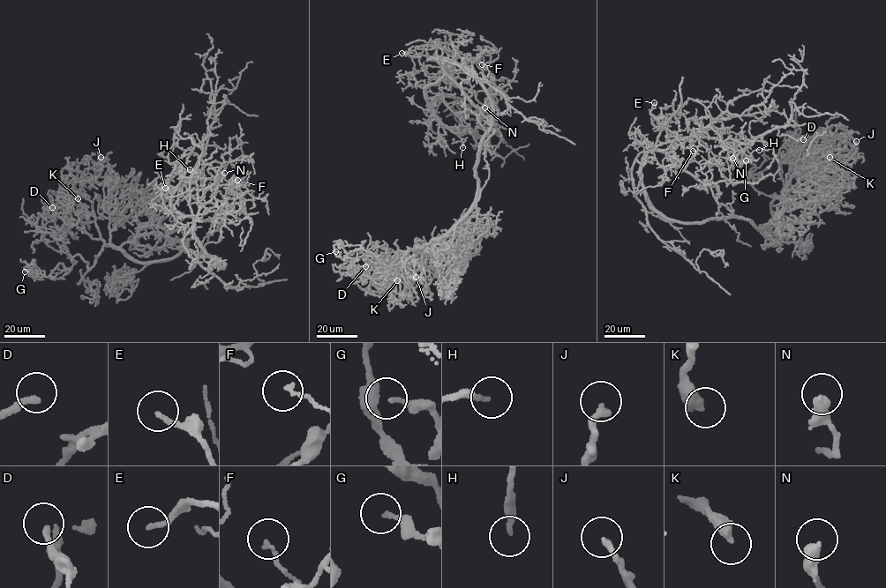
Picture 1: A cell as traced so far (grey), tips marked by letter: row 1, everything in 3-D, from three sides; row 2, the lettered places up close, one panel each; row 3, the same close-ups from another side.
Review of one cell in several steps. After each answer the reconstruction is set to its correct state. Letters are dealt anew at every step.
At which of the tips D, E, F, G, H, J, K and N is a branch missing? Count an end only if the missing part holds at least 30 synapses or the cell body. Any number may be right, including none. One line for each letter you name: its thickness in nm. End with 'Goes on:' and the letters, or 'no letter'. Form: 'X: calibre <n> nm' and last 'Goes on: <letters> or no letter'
Goes on: no letter

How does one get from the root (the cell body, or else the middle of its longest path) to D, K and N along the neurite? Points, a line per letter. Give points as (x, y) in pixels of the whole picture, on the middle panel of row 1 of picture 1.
D: (486, 90), (491, 128), (469, 210), (444, 235), (398, 251), (384, 272), (371, 277), (366, 261), (365, 266)
K: (486, 90), (491, 128), (476, 169), (476, 195), (444, 235), (394, 257), (388, 279), (397, 280)
N: (486, 90), (461, 65), (445, 57), (438, 59), (441, 70), (490, 119), (482, 116), (484, 107)

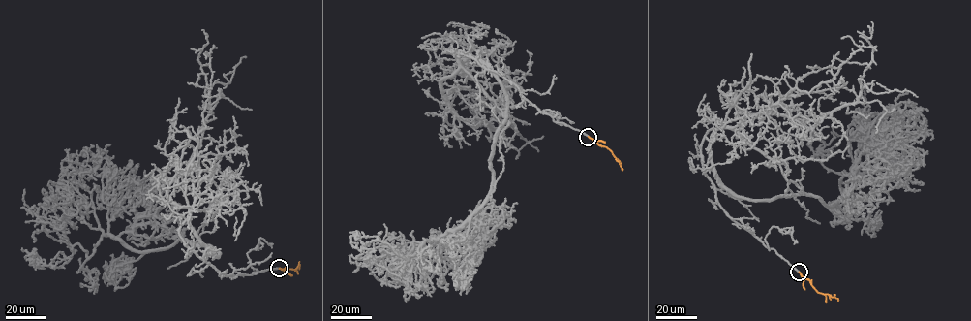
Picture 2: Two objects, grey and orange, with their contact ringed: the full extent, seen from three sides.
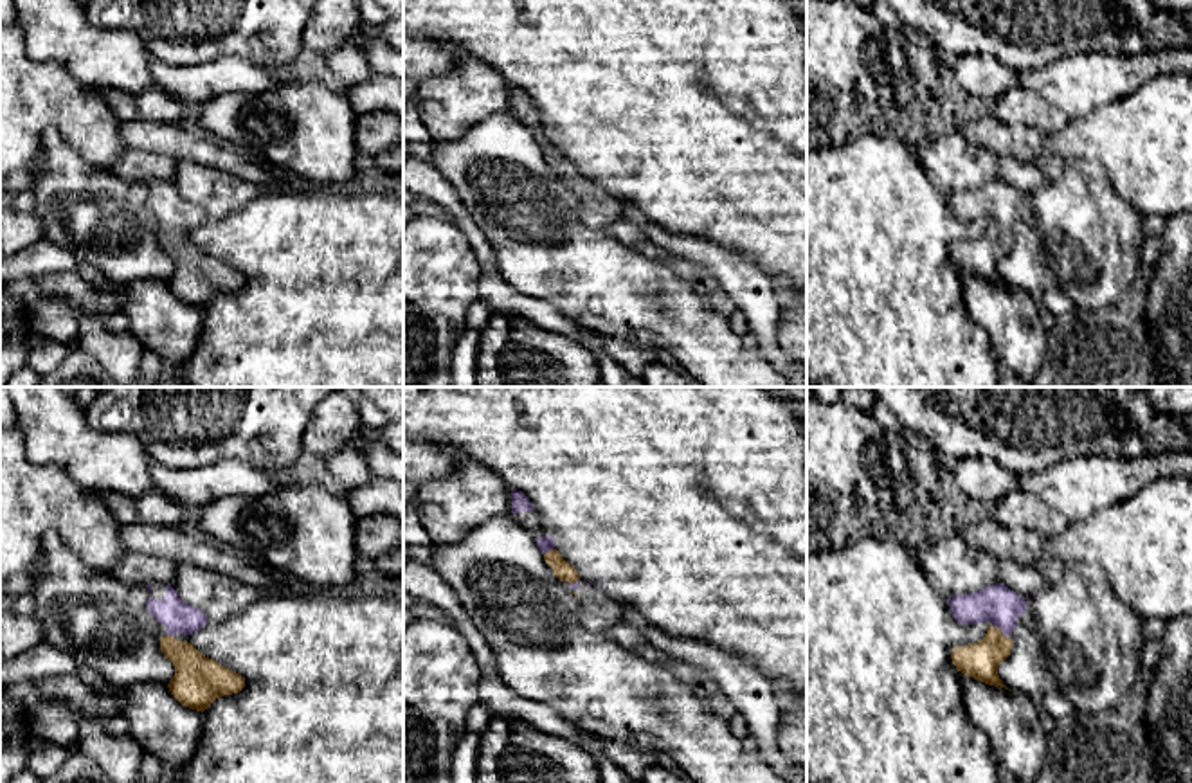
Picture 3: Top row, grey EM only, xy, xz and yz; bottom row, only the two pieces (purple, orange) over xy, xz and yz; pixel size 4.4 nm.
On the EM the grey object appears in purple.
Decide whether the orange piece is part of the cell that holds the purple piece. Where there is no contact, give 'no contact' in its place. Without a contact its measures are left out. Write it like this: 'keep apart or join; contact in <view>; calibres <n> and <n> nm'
join; contact in xz; calibres 70 and 90 nm

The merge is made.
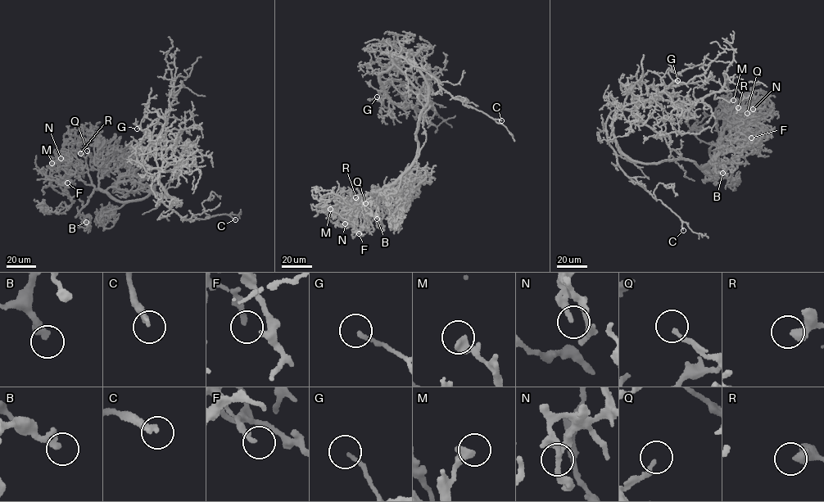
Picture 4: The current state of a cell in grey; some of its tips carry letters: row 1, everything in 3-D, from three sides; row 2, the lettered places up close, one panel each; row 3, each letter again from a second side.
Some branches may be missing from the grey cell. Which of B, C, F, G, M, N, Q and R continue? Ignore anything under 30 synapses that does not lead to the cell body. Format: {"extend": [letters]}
{"extend": ["B", "C", "G", "R"]}

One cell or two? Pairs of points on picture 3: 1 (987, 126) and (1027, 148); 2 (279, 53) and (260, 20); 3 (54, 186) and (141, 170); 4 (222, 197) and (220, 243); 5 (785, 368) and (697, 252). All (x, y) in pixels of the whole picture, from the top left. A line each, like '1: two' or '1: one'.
1: one
2: one
3: two
4: two
5: one

